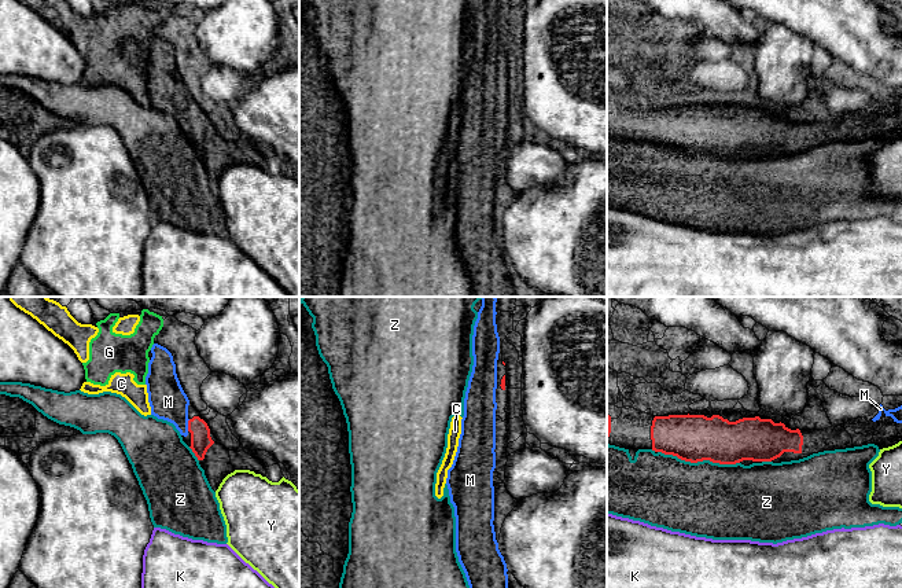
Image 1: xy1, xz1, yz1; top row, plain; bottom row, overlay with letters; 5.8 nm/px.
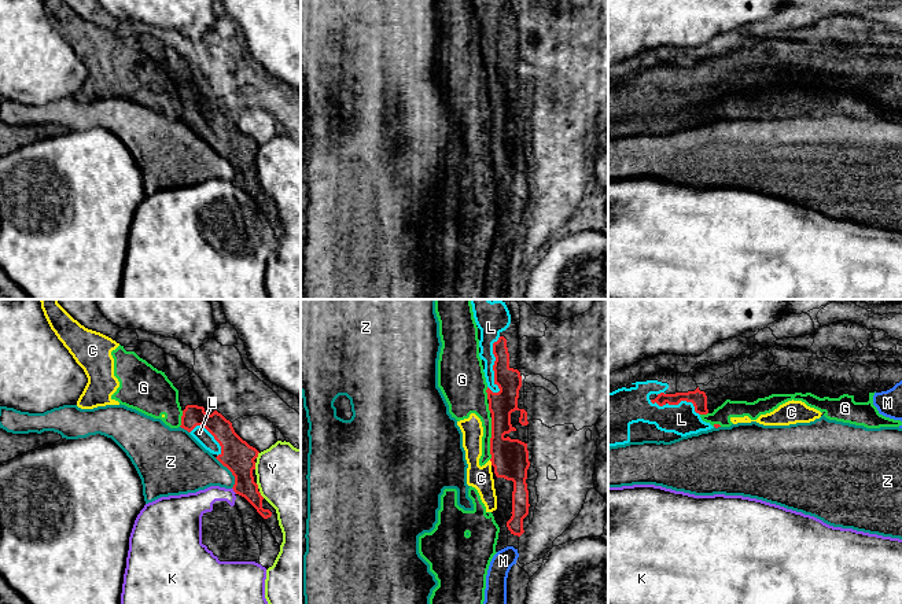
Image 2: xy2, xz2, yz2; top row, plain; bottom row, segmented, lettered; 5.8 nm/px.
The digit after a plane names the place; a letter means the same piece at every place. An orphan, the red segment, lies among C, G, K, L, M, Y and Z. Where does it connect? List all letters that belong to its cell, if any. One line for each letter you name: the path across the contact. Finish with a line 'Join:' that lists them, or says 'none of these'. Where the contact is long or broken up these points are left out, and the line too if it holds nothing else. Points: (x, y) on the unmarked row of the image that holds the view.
Join: L, M

